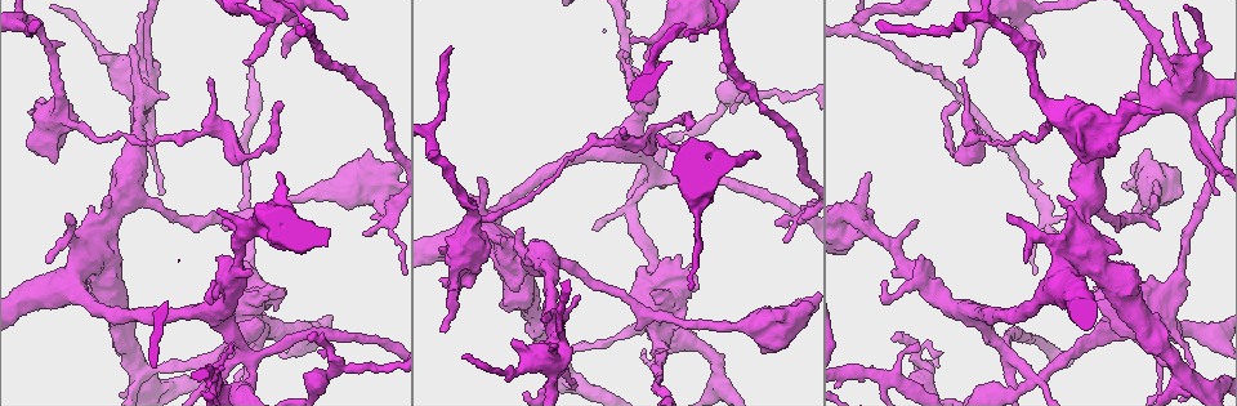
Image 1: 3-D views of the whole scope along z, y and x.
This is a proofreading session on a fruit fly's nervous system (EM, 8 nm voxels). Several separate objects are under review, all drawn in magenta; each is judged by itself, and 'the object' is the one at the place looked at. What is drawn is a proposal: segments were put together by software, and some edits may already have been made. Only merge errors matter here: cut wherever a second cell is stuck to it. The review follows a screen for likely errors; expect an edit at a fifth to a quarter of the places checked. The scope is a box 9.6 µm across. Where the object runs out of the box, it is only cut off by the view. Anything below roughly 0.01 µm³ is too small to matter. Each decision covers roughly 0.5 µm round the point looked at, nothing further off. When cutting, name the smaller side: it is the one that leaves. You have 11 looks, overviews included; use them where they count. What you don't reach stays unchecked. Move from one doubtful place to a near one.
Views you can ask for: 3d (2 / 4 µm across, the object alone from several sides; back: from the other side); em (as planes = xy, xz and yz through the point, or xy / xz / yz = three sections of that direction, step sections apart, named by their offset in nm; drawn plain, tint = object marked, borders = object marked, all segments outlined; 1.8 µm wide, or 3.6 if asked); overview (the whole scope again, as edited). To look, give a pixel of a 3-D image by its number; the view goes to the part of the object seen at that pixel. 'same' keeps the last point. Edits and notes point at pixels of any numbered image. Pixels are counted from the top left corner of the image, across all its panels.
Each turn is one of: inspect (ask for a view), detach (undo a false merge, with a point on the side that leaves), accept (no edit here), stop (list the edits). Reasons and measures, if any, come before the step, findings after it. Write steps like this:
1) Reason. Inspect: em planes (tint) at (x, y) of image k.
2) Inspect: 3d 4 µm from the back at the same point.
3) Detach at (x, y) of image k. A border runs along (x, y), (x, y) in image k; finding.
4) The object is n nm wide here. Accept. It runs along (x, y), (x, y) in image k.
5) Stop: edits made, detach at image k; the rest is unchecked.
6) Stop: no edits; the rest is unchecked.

Branch point. Inspect: 3d 2 µm at (874, 233) of image 1.

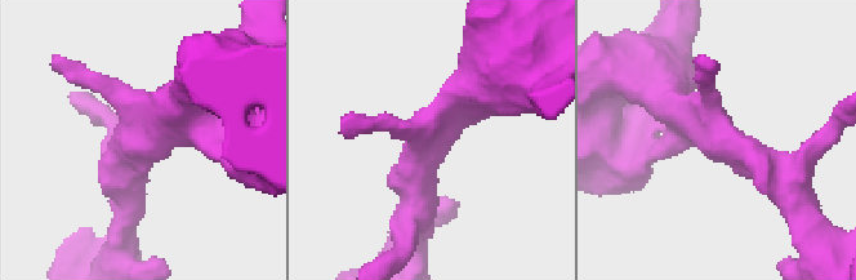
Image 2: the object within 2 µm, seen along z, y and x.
Inspect: em planes (tint) at (416, 148) of image 2.

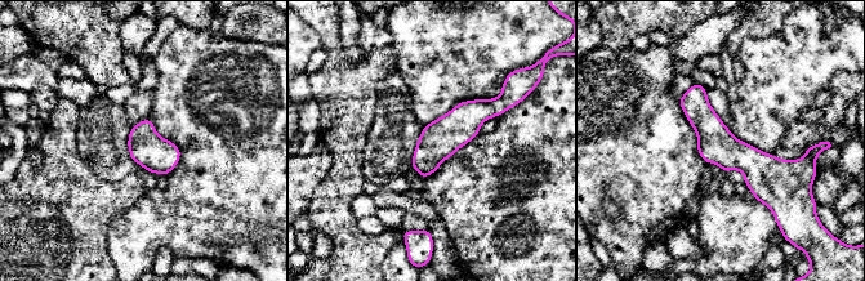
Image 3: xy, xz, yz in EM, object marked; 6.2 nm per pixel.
Accept. It runs along (683, 99), (756, 165), (796, 164) in image 3; continuous, no second cell.

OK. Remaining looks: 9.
Thick turns thin. Inspect: 3d 4 µm from the back at (507, 249) of image 1.

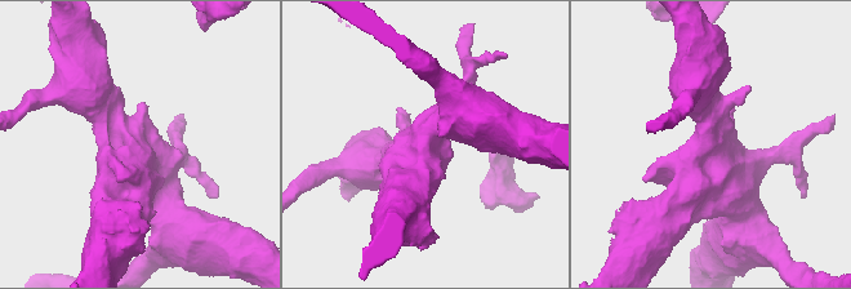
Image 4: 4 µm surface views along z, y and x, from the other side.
Inspect: em 3.6 µm xz step 4 (tint) at (717, 157) of image 4.

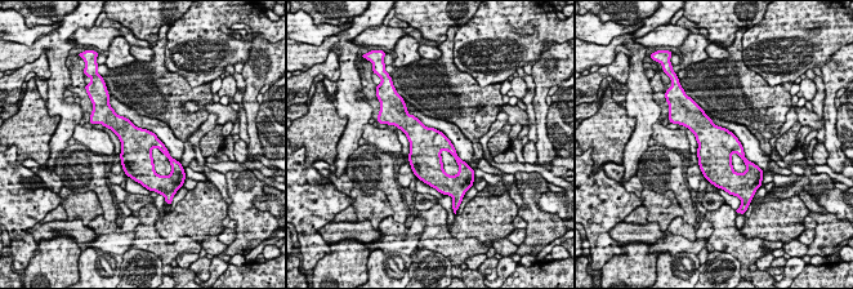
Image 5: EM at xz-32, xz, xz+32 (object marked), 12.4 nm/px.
Accept. All the same cell.

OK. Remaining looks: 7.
Thick turns thin. Inspect: em planes (tint) at (224, 377) of image 1.

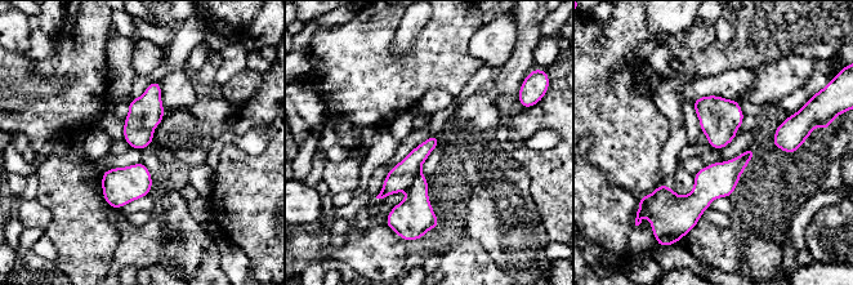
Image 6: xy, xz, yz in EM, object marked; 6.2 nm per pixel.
Accept. It runs along (433, 138), (415, 159), (423, 222) in image 6; continuous, no second cell.

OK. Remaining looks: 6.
Calibre changes. Inspect: 3d 4 µm from the back at (472, 229) of image 1.

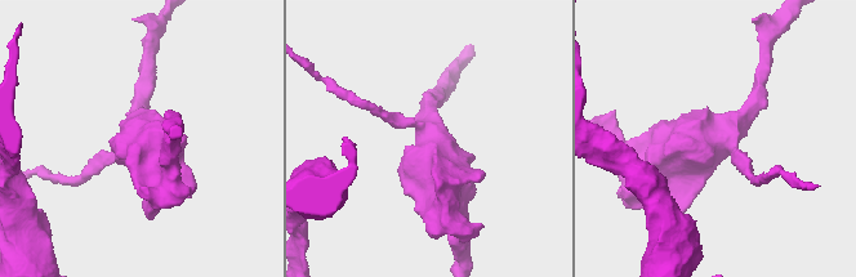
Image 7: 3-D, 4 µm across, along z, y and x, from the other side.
Shape alone is not enough. Inspect: em 3.6 µm xz step 8 (tint) at (432, 135) of image 7.

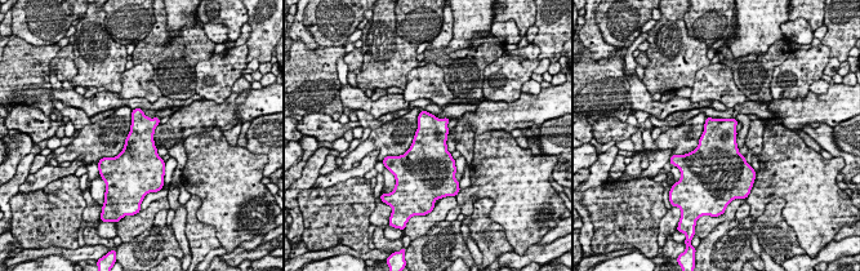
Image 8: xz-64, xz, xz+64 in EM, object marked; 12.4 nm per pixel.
Another direction. Inspect: em 3.6 µm planes (borders) at the same point.

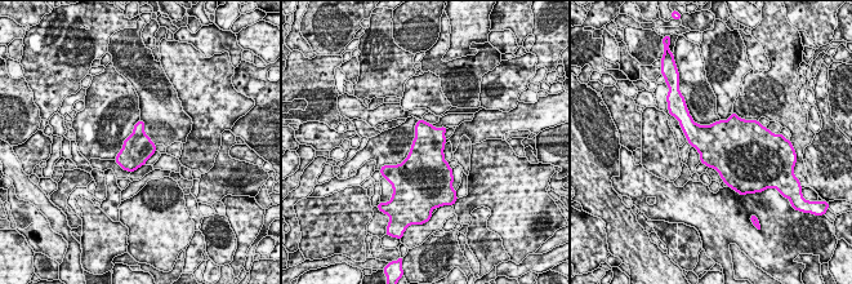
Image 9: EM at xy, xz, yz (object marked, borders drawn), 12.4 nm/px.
The object is 380 nm wide here. Accept. Continuous, no second cell.

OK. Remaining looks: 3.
Inspect: 3d 4 µm at (1176, 92) of image 1.

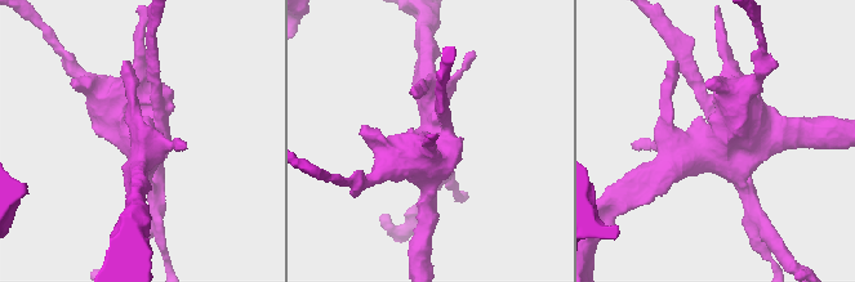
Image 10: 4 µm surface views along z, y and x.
Need the tissue. Inspect: em 3.6 µm planes (tint) at (719, 143) of image 10.

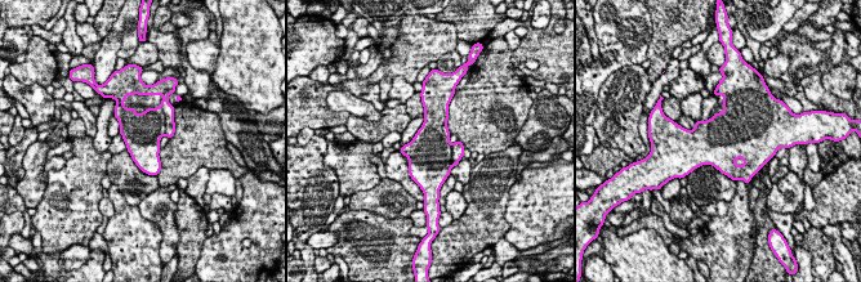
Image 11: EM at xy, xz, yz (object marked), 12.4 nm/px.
The object is 480 nm wide here. Accept. All the same cell.

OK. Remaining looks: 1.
Stop: no edits; the rest is unchecked.

